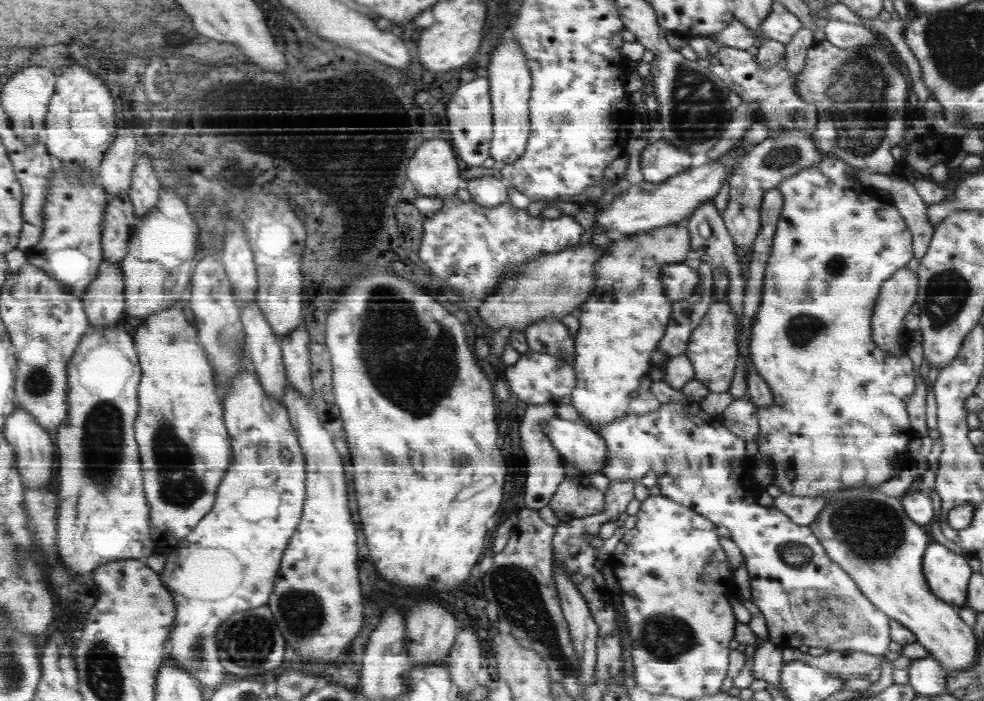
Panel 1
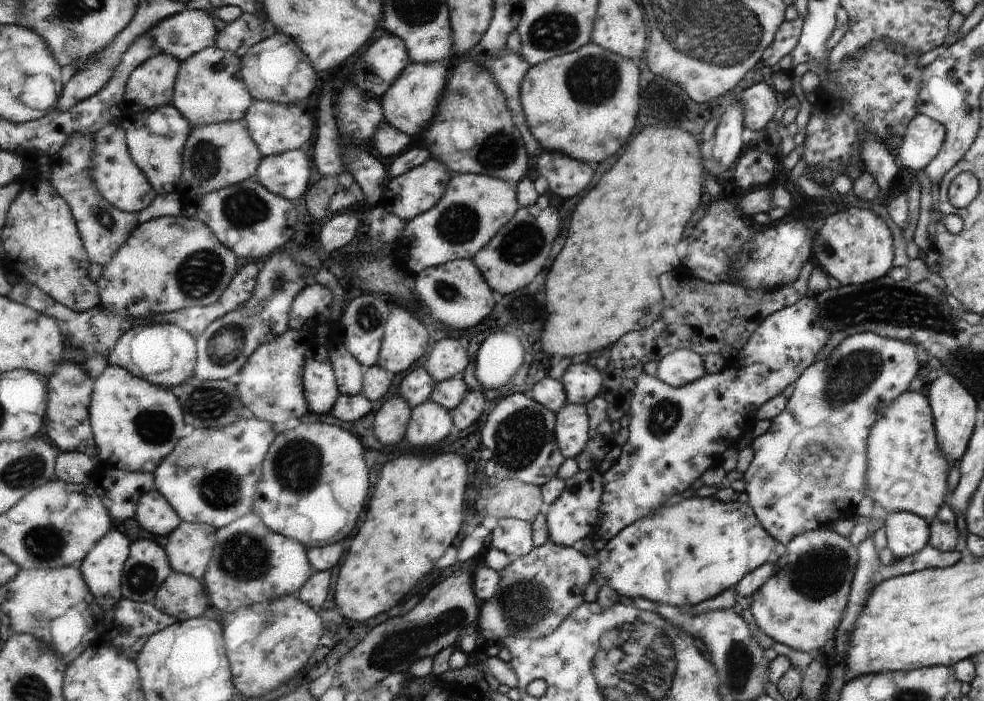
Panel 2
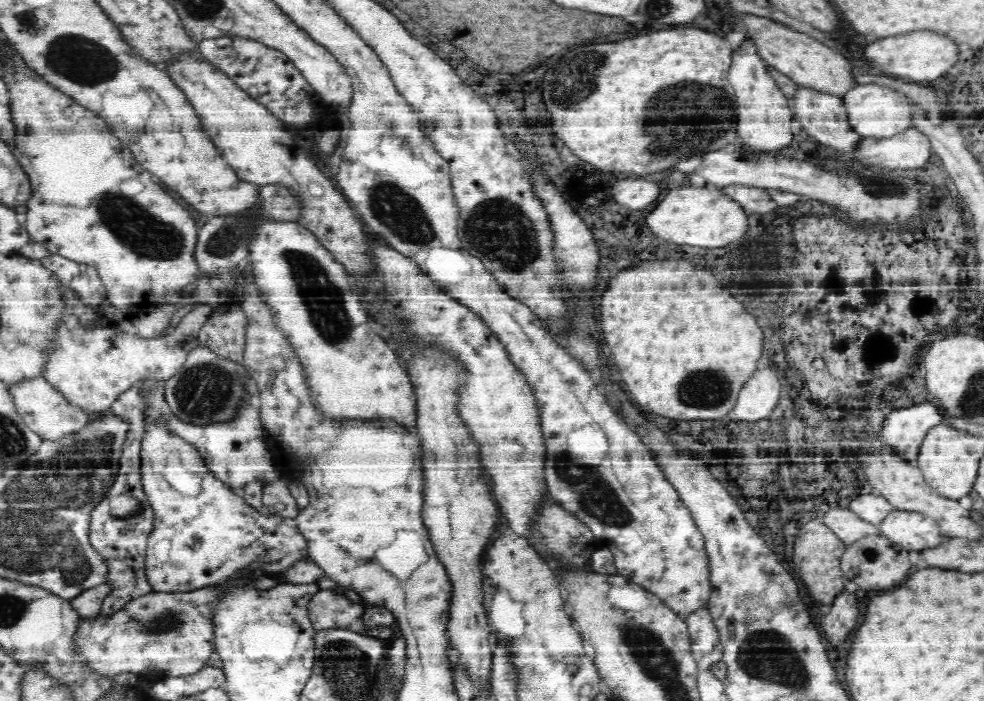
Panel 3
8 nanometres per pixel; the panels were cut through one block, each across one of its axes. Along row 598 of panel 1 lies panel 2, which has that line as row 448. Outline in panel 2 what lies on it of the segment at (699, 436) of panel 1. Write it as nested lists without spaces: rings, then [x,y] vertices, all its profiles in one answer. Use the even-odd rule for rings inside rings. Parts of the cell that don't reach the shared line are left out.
[[[853,334],[853,336],[847,336],[845,340],[841,340],[827,358],[819,360],[817,364],[813,364],[811,368],[803,370],[803,374],[799,376],[797,384],[793,384],[793,394],[789,396],[787,400],[787,406],[785,410],[775,416],[771,420],[771,426],[769,430],[759,436],[759,438],[753,438],[751,442],[751,448],[753,448],[753,460],[747,468],[747,472],[743,474],[743,484],[745,484],[745,494],[743,494],[743,500],[753,508],[759,524],[769,532],[769,536],[773,536],[777,542],[781,542],[783,546],[787,546],[793,538],[805,534],[805,532],[813,532],[817,528],[825,528],[829,526],[831,522],[835,520],[853,520],[855,516],[855,508],[857,508],[857,502],[863,498],[865,494],[865,470],[869,470],[869,432],[873,428],[873,424],[877,422],[879,418],[879,412],[883,412],[895,398],[899,398],[901,394],[905,394],[909,382],[913,380],[915,372],[917,372],[919,364],[917,364],[917,356],[915,356],[915,348],[911,348],[911,342],[909,340],[903,340],[903,338],[897,338],[897,340],[891,340],[891,338],[881,338],[877,334]]]

